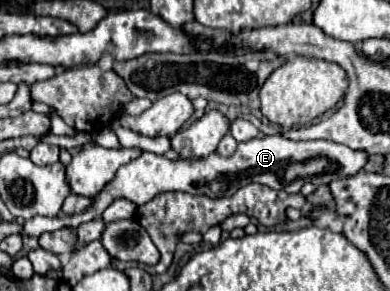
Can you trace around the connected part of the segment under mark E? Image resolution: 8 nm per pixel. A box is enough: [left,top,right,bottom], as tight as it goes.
[24,134,368,236]

